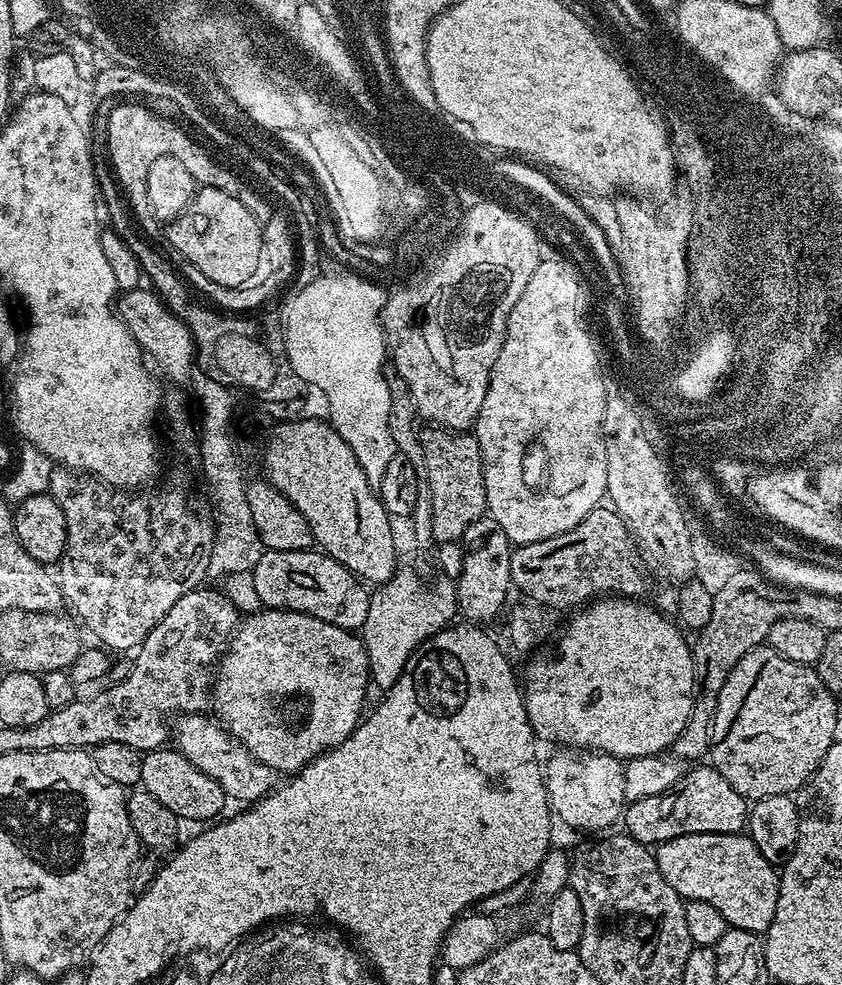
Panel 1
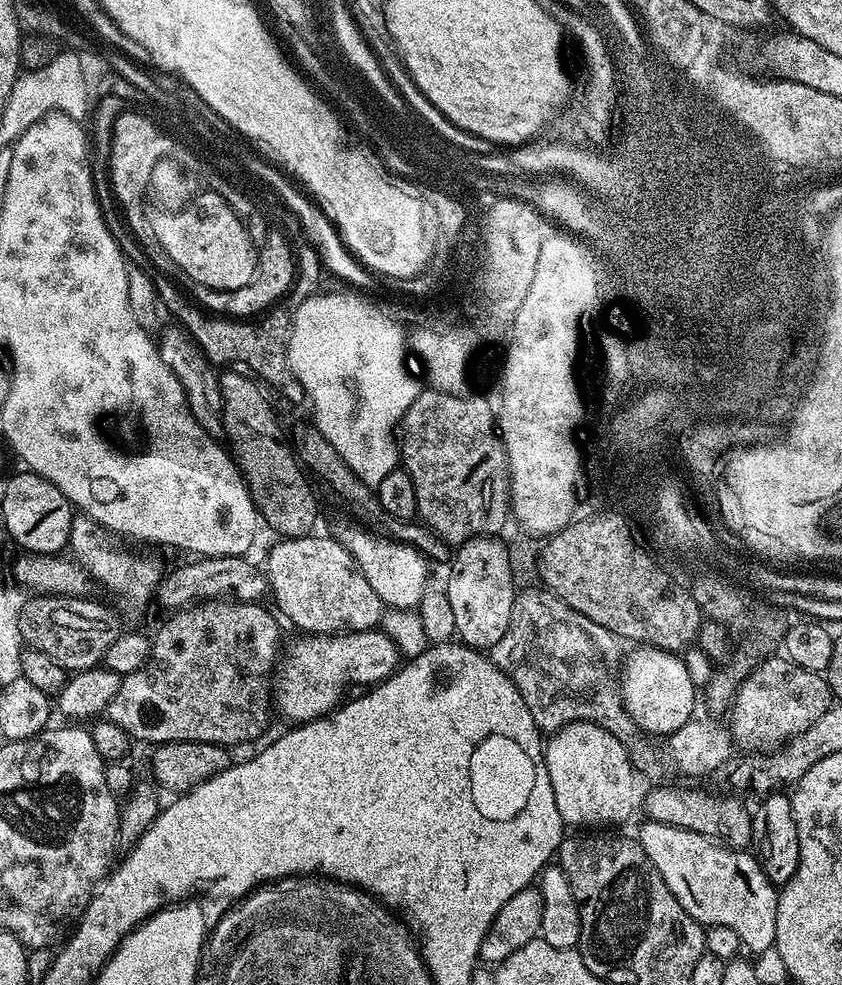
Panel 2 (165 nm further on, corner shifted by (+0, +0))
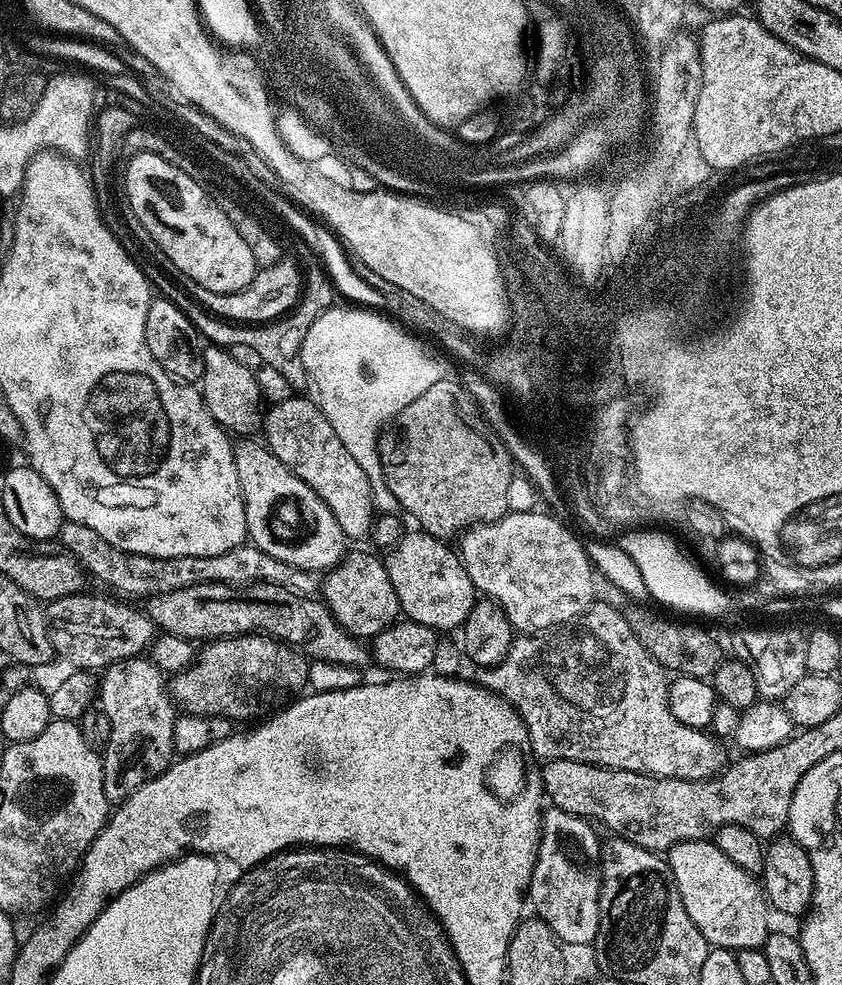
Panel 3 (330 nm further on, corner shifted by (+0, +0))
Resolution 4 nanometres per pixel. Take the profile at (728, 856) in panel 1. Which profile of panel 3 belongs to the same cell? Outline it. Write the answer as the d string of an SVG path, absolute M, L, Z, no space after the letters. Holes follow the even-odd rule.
M711 839L687 840L675 844L666 853L668 868L672 871L682 906L690 914L690 922L702 930L709 945L718 948L758 948L770 931L770 905L761 881L742 866L734 866Z

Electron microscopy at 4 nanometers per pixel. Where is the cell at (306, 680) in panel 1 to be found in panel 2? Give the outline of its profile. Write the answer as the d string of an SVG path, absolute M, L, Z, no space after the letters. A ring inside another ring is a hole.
M382 630L346 632L331 638L324 634L304 638L300 644L300 652L294 653L284 668L288 675L288 716L292 722L327 716L341 703L340 695L345 695L346 686L375 686L381 680L387 680L401 664L400 648Z

